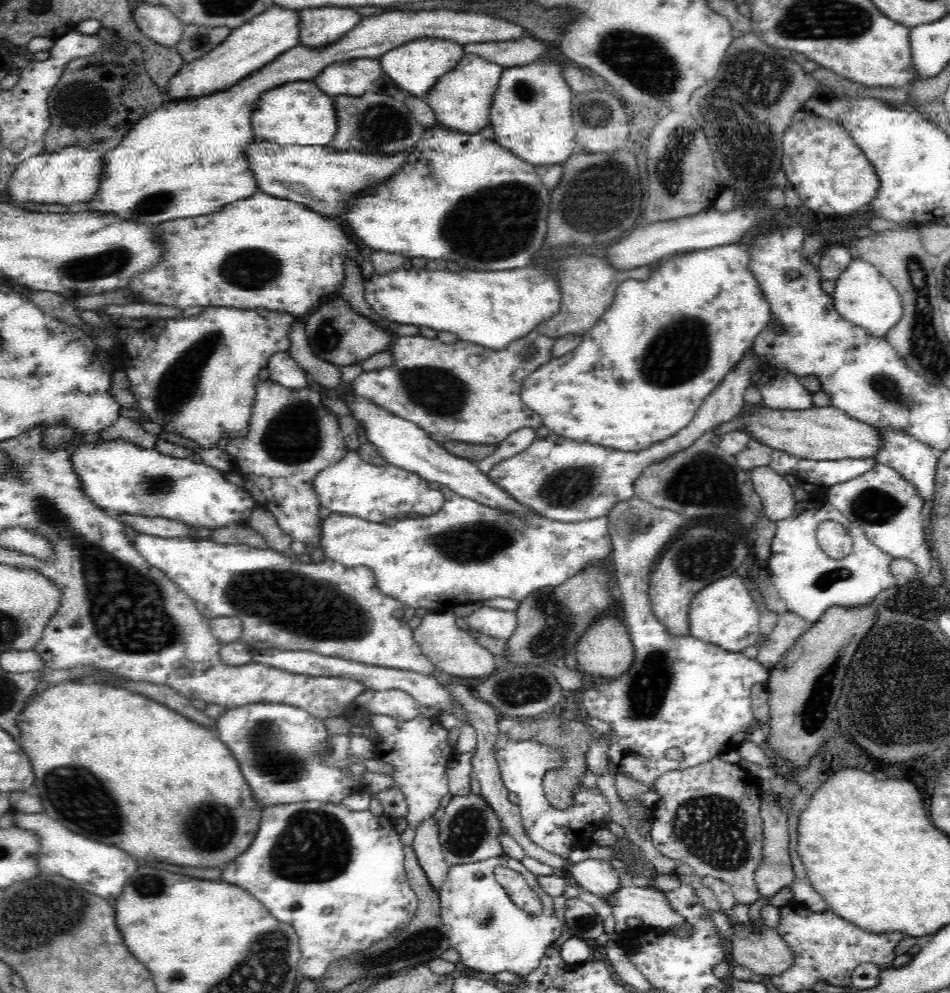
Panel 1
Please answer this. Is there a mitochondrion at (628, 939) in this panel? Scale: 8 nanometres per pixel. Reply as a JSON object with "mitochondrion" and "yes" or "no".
{"mitochondrion":"no"}

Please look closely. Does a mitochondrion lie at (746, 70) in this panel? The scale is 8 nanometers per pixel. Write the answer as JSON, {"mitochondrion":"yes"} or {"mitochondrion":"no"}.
{"mitochondrion":"yes"}

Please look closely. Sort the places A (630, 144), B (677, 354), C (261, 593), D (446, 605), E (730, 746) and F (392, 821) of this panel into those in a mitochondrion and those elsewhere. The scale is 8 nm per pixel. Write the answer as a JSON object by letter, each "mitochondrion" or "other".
{"A":"other","B":"mitochondrion","C":"mitochondrion","D":"other","E":"other","F":"other"}

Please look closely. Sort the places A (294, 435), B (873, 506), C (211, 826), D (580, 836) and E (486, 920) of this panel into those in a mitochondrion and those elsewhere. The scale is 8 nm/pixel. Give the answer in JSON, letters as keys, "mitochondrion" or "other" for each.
{"A":"mitochondrion","B":"mitochondrion","C":"mitochondrion","D":"other","E":"mitochondrion"}

